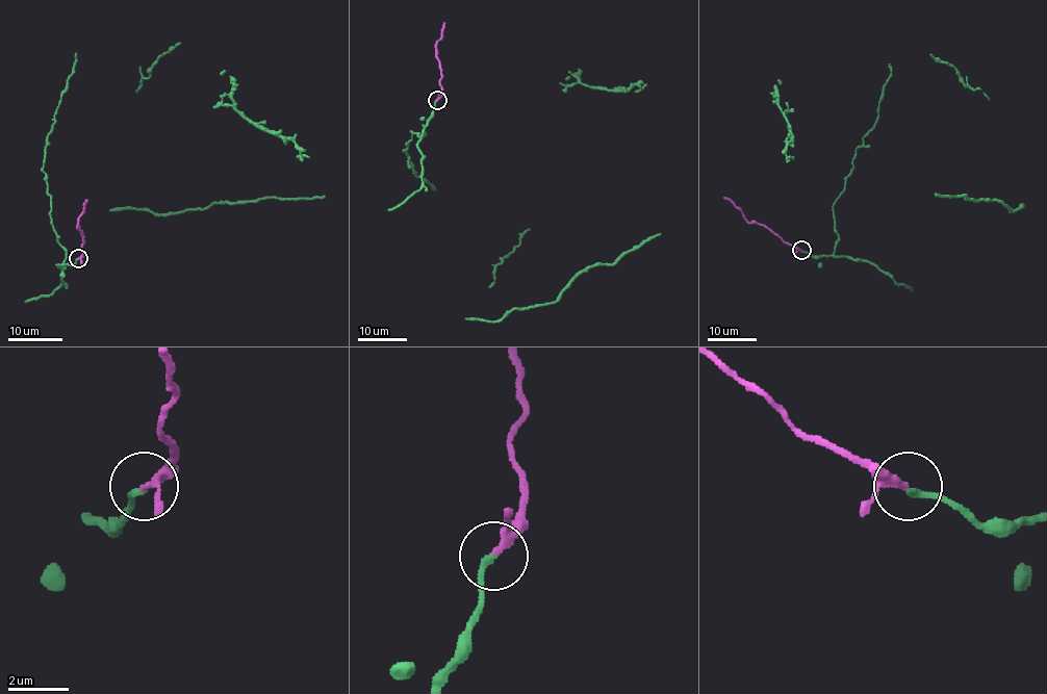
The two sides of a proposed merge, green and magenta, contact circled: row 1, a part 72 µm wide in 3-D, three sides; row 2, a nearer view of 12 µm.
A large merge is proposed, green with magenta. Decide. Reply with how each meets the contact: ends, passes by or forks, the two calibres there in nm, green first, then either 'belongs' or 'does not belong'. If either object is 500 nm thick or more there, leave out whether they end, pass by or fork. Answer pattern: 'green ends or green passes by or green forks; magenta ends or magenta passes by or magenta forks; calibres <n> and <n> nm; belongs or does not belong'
green ends; magenta passes by; calibres 200 and 180 nm; belongs

